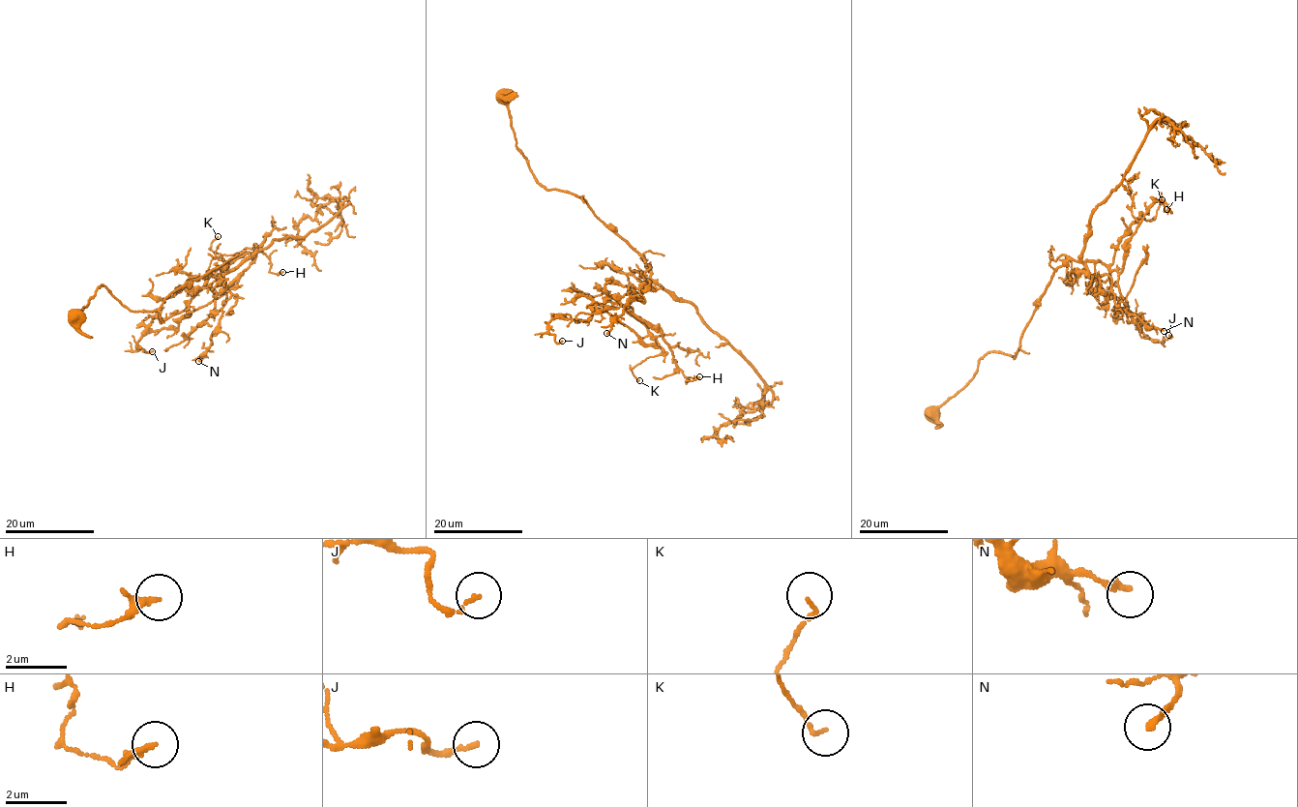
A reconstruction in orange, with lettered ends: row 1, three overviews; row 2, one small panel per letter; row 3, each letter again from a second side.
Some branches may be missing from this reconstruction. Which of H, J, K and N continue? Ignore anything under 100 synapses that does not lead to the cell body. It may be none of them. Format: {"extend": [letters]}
{"extend": []}

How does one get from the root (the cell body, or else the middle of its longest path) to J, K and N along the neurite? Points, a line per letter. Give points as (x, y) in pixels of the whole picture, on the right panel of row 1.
J: (934, 410), (988, 353), (1015, 357), (1070, 259), (1103, 262), (1147, 338), (1168, 335)
K: (934, 410), (988, 353), (1015, 357), (1059, 266), (1111, 263), (1132, 224), (1154, 220), (1162, 199)
N: (934, 410), (988, 353), (1015, 357), (1045, 288), (1070, 259), (1107, 275), (1116, 305), (1164, 331)

